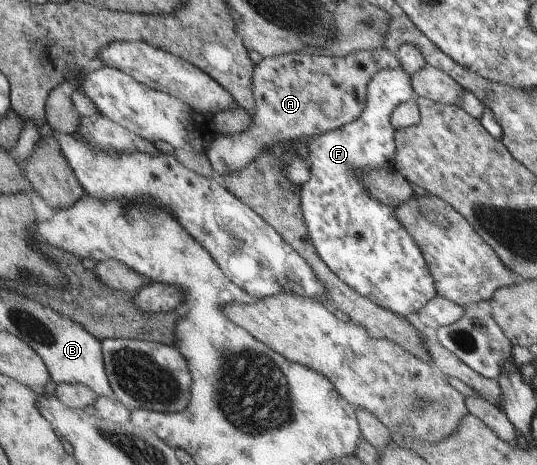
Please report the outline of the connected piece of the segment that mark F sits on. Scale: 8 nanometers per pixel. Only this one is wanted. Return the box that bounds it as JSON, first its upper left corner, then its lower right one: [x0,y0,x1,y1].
[300,64,436,317]

